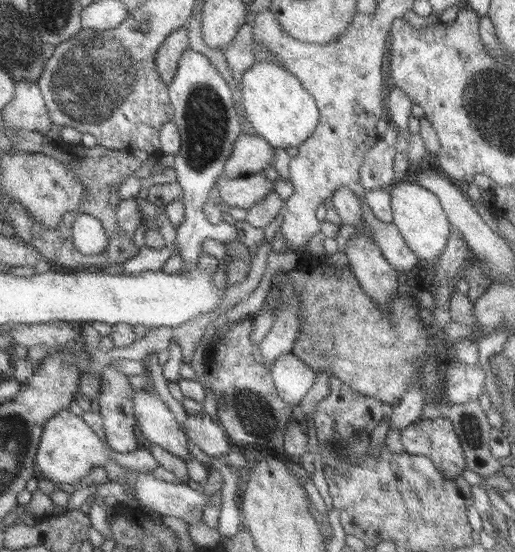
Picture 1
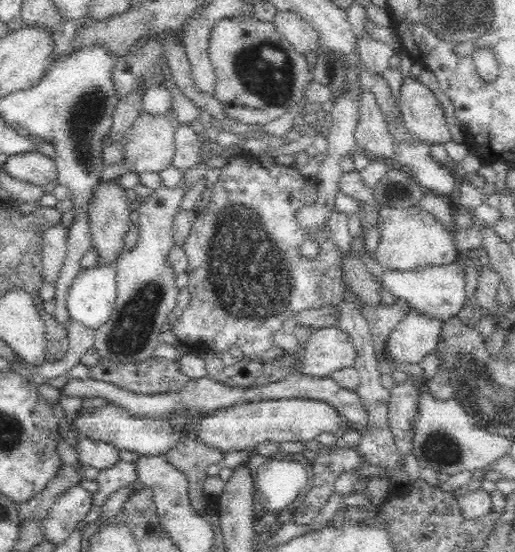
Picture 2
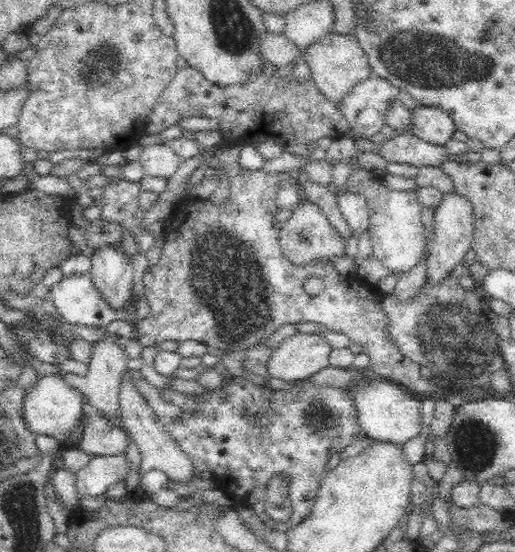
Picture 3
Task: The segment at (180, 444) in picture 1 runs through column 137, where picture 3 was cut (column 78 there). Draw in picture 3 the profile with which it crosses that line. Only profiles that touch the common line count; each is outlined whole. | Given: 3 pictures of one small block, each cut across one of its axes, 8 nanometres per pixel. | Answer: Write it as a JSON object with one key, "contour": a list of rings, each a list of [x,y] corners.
{"contour":[[[35,373],[35,384],[24,397],[21,405],[21,418],[24,419],[24,426],[34,435],[50,436],[63,444],[74,432],[74,428],[80,424],[82,396],[79,390],[71,388],[68,382],[56,373],[50,376],[37,376]]]}

